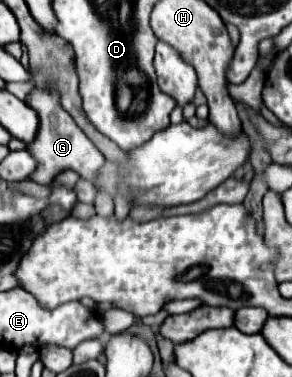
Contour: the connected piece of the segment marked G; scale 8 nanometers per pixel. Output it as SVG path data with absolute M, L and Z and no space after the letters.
M34 89L28 105L38 113L40 117L40 131L38 131L38 139L34 143L28 145L30 153L36 157L38 161L38 169L32 173L32 179L40 185L50 183L52 179L56 179L58 173L62 173L64 169L72 169L76 171L82 179L86 177L88 181L92 181L94 173L104 165L104 155L94 147L94 143L90 143L90 139L84 135L84 131L74 123L74 119L58 105L58 97L54 93L48 93L44 89Z

